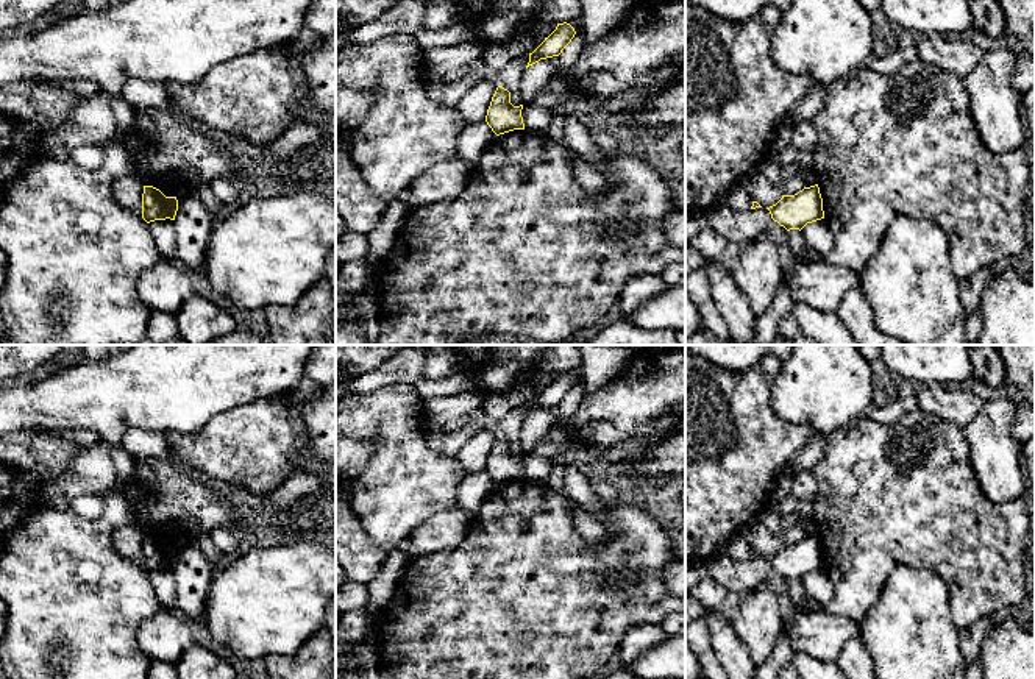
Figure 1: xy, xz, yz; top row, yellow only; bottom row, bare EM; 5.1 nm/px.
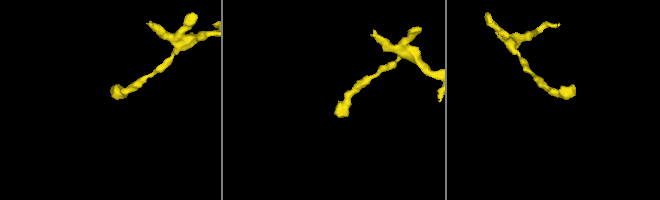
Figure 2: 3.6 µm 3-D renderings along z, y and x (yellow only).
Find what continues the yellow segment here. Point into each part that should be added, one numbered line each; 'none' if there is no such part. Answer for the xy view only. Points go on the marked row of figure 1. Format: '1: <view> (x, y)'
none

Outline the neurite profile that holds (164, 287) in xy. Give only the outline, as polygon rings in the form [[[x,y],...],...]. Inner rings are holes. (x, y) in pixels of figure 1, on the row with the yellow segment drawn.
[[[167,259],[158,261],[136,281],[136,290],[150,311],[176,314],[194,295],[189,273],[176,268]]]

